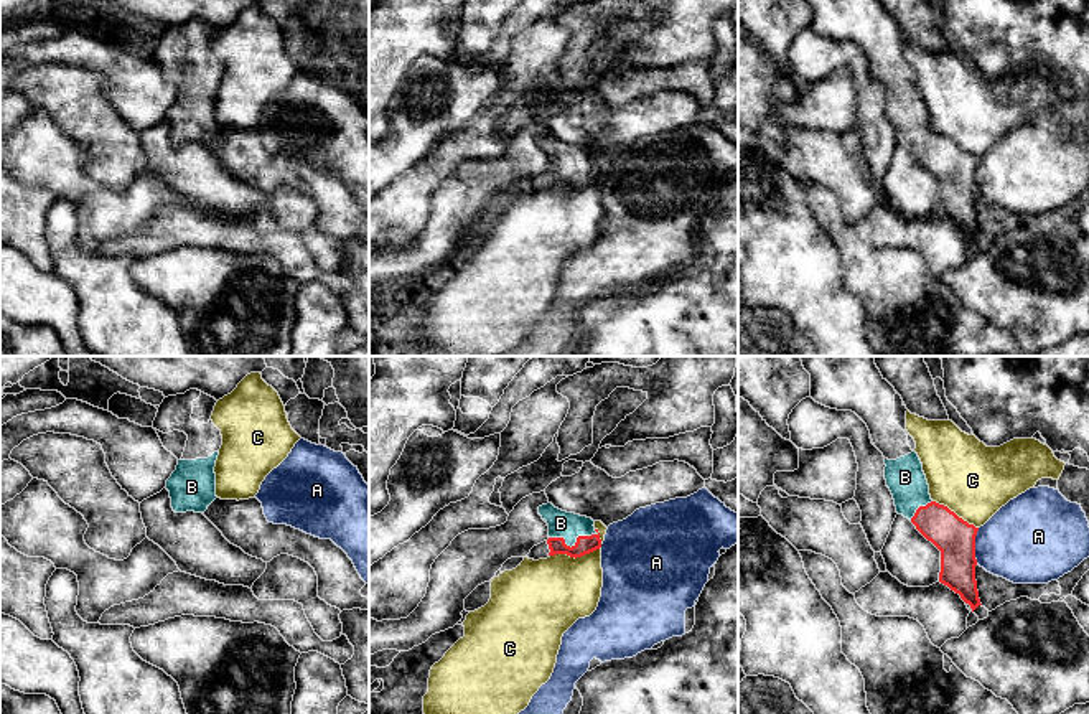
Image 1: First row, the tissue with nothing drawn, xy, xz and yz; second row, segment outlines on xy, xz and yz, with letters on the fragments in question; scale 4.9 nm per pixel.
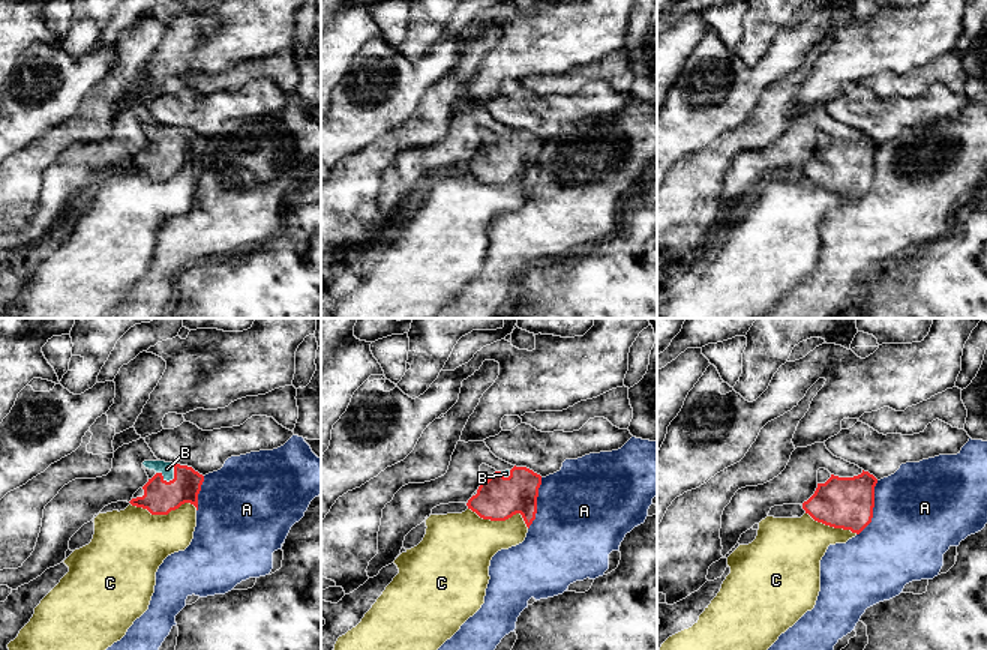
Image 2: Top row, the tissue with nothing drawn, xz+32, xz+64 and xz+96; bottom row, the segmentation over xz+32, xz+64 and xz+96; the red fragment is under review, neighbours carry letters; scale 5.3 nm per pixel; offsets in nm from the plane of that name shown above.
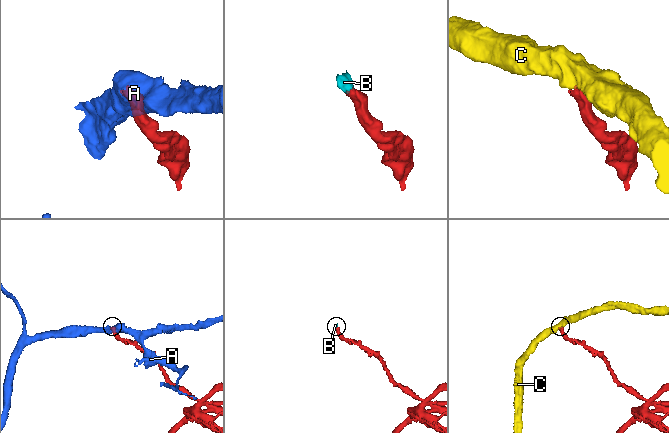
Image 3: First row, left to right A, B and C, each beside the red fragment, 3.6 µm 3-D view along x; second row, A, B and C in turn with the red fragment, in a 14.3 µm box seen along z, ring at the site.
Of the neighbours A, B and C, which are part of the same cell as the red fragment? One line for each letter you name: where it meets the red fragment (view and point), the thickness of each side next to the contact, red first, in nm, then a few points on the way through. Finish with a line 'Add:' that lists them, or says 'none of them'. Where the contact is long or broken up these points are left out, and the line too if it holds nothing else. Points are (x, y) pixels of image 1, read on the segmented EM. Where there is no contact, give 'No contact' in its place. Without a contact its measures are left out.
B: Touches red at xz (575, 543). Thickness 90 nm (red) against 130 nm. Path across: xz (585, 544), (575, 543), (560, 523)
Add: B

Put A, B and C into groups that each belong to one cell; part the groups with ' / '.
A / B / C

